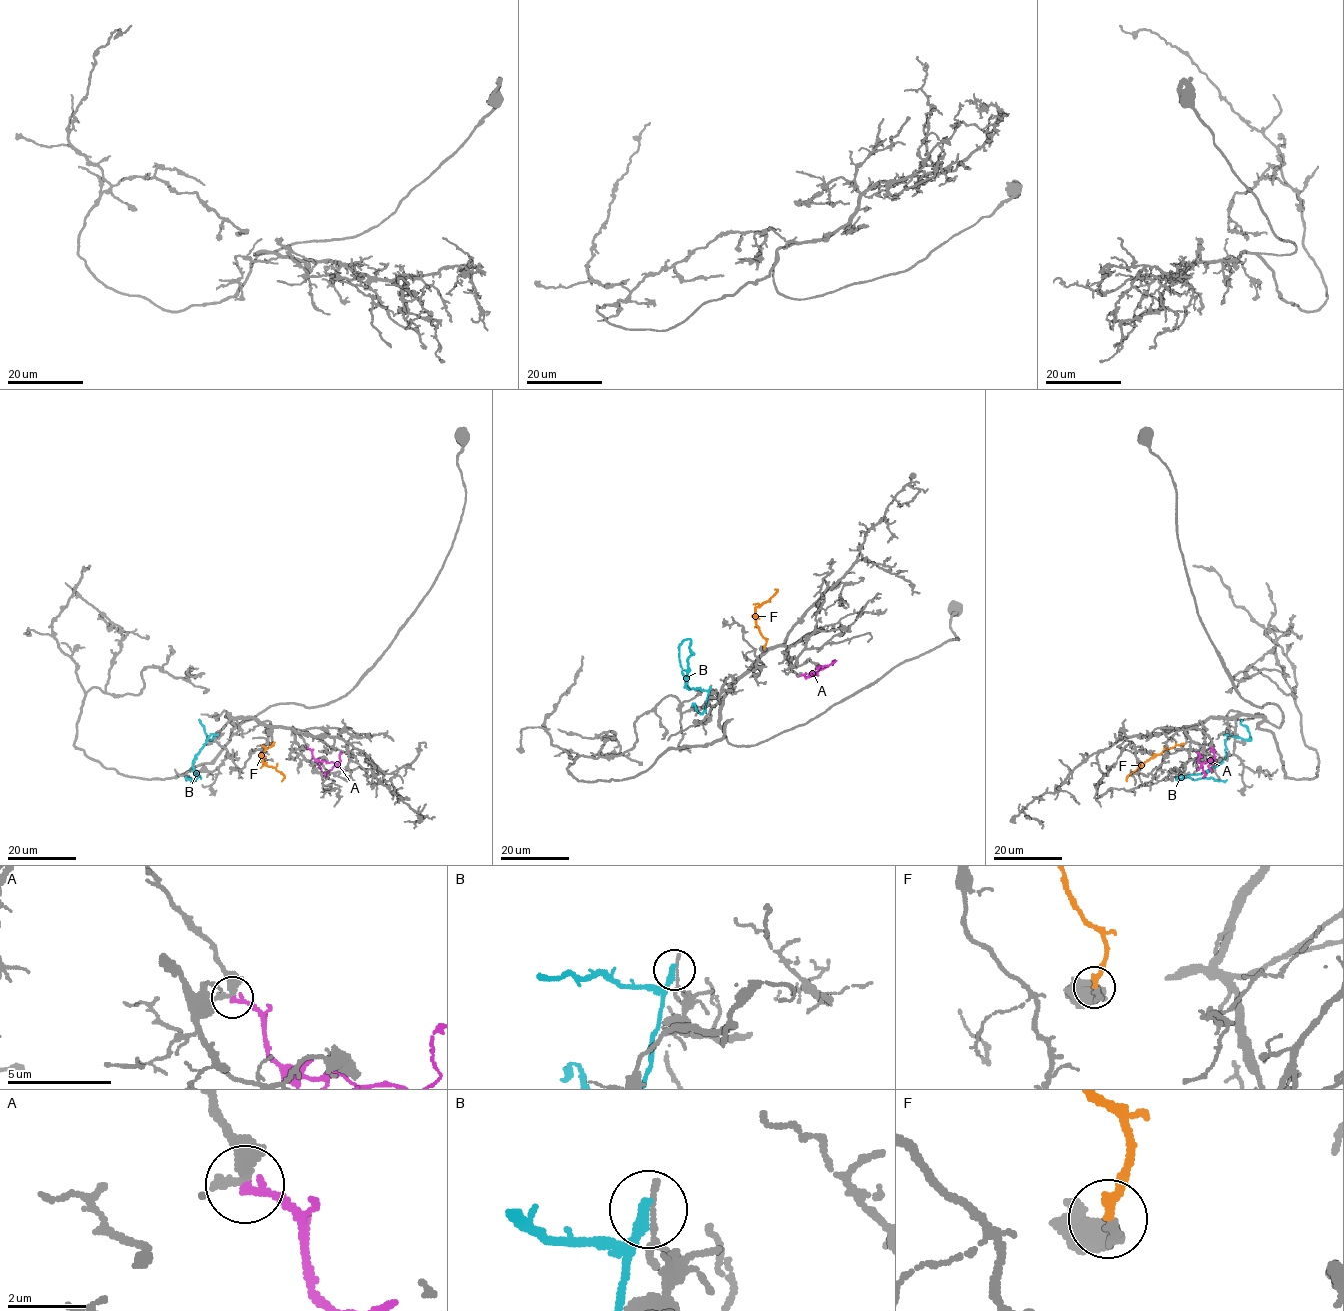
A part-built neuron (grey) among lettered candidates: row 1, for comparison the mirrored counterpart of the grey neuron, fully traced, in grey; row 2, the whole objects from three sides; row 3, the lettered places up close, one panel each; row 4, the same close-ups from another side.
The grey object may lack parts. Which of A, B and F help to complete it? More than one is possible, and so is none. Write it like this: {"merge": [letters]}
{"merge": ["F"]}

